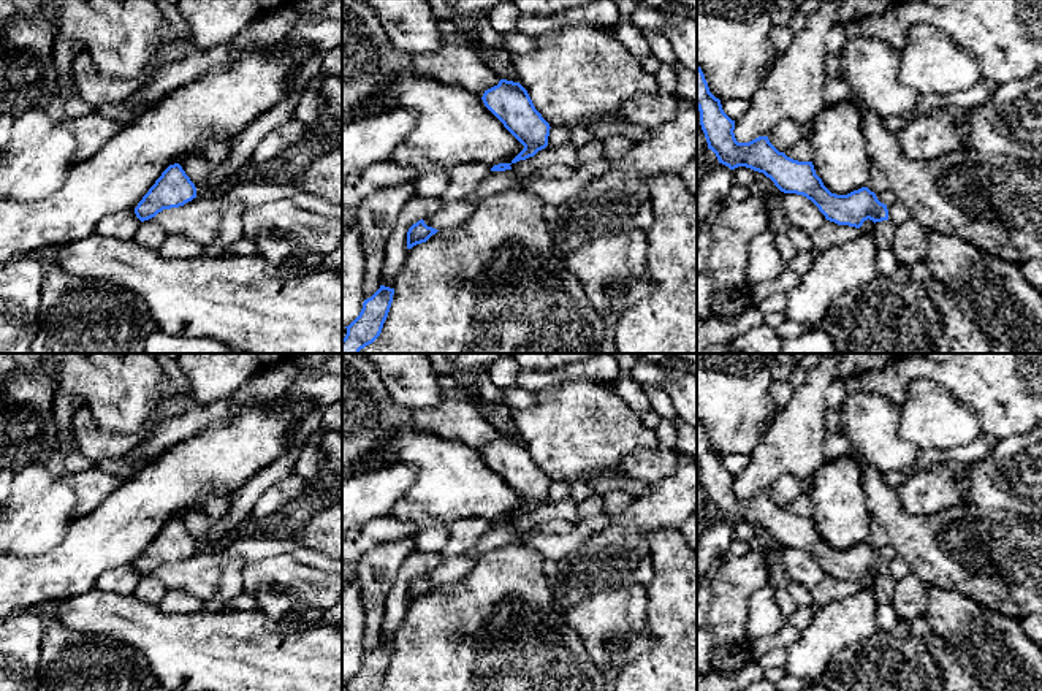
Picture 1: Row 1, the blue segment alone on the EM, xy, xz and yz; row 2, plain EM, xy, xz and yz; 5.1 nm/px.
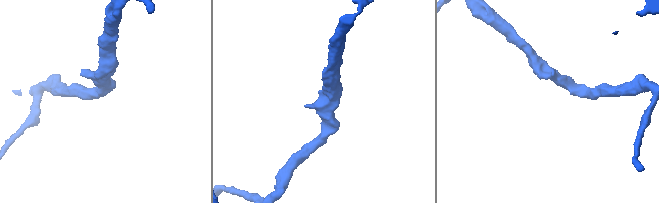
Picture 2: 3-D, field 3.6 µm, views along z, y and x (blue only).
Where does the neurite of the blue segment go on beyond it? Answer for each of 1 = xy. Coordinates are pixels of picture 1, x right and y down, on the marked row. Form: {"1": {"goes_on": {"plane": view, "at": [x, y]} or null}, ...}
{"1": {"goes_on": null}}

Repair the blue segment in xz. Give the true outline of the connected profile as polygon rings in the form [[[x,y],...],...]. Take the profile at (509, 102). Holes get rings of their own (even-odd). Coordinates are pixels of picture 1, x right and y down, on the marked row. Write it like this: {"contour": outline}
{"contour": [[[500,79],[497,86],[485,90],[481,100],[524,146],[511,163],[534,157],[548,146],[551,127],[535,109],[527,90],[519,82]]]}

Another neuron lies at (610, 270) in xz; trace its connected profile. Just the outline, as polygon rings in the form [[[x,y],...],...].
[[[646,230],[594,238],[572,252],[565,266],[600,315],[613,311],[619,317],[654,290],[645,274],[646,247]]]

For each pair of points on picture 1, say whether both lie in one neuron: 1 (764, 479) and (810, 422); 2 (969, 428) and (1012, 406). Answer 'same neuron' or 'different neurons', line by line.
1: same neuron
2: different neurons

